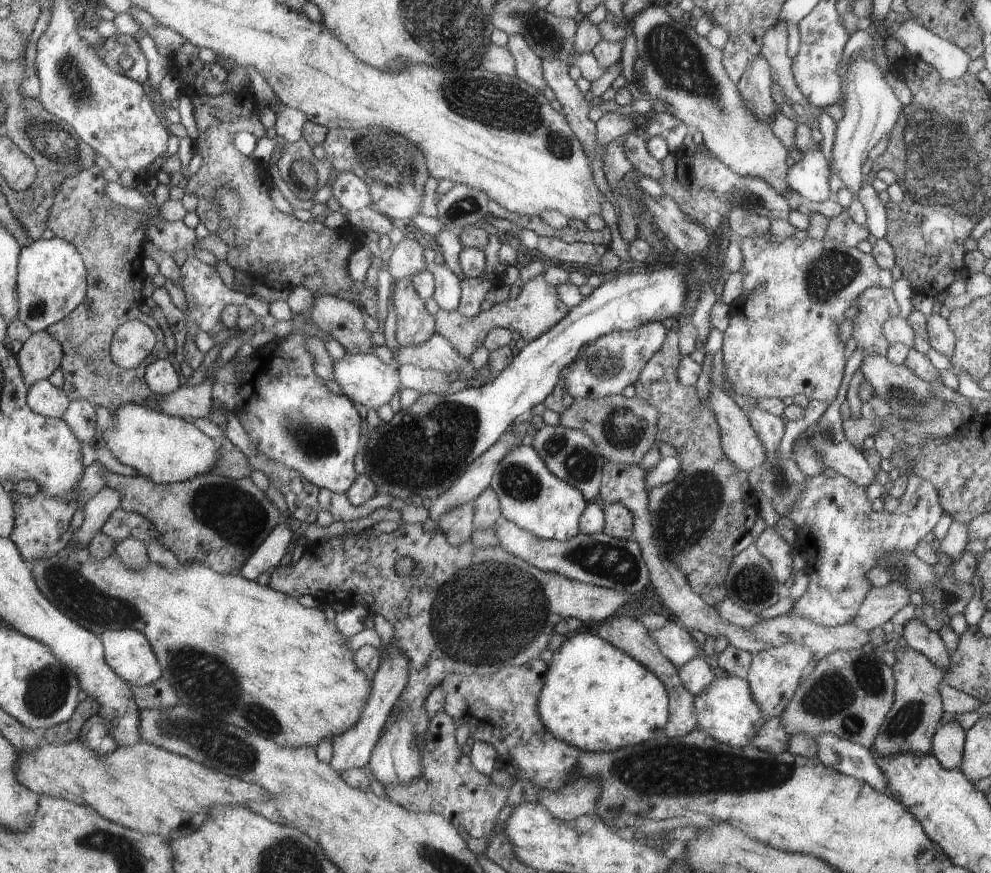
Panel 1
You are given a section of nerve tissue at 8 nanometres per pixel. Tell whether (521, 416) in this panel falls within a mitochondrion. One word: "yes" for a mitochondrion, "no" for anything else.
no

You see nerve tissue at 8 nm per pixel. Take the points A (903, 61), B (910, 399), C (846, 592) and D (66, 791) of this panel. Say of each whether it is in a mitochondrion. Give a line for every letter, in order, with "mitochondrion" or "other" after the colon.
A: other
B: mitochondrion
C: mitochondrion
D: other

